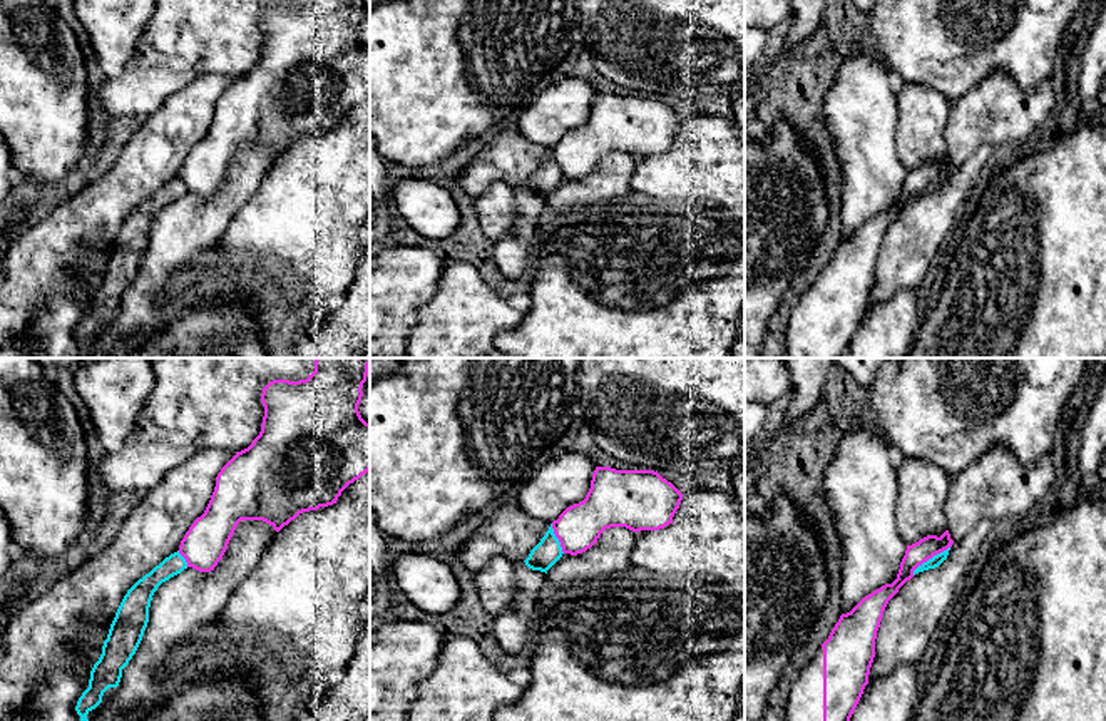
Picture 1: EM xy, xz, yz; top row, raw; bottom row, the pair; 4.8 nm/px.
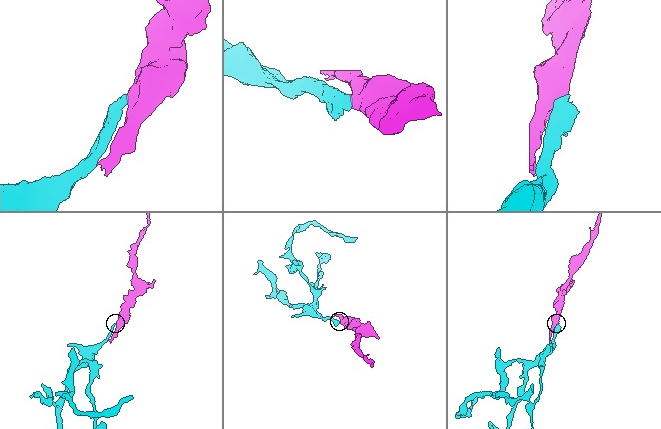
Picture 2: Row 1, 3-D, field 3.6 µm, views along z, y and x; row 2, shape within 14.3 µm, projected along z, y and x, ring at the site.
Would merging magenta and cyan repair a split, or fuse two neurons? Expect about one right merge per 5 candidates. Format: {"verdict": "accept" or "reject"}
{"verdict": "reject"}

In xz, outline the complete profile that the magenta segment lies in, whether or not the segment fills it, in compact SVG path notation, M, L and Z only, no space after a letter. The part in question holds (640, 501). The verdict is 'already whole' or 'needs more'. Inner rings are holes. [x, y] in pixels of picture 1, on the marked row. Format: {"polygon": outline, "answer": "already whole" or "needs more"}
{"polygon": "M596 467L586 499L552 522L562 552L591 549L611 527L632 532L659 530L673 524L683 493L654 470Z", "answer": "already whole"}

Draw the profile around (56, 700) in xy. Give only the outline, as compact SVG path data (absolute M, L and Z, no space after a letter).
M104 624L85 631L70 666L49 672L47 679L35 686L27 706L3 721L80 721L75 706L89 688L90 671L102 654L109 629L110 624Z

